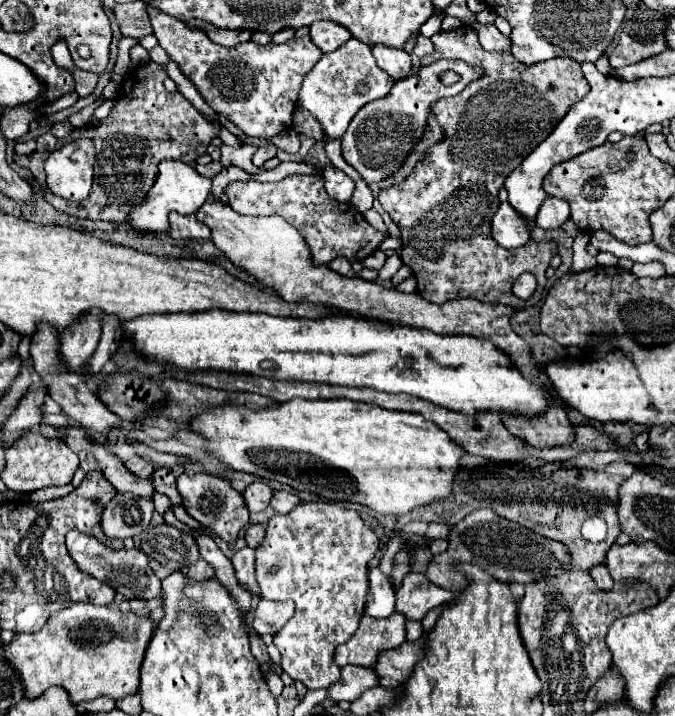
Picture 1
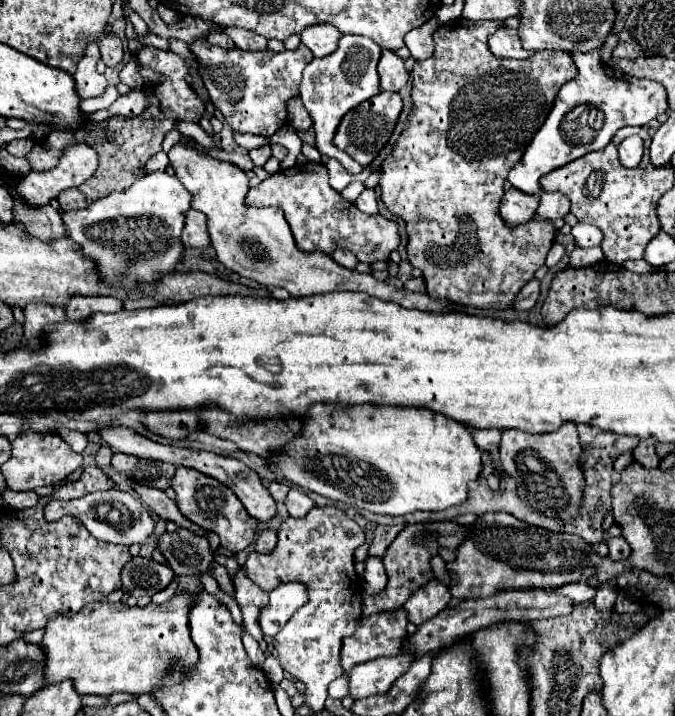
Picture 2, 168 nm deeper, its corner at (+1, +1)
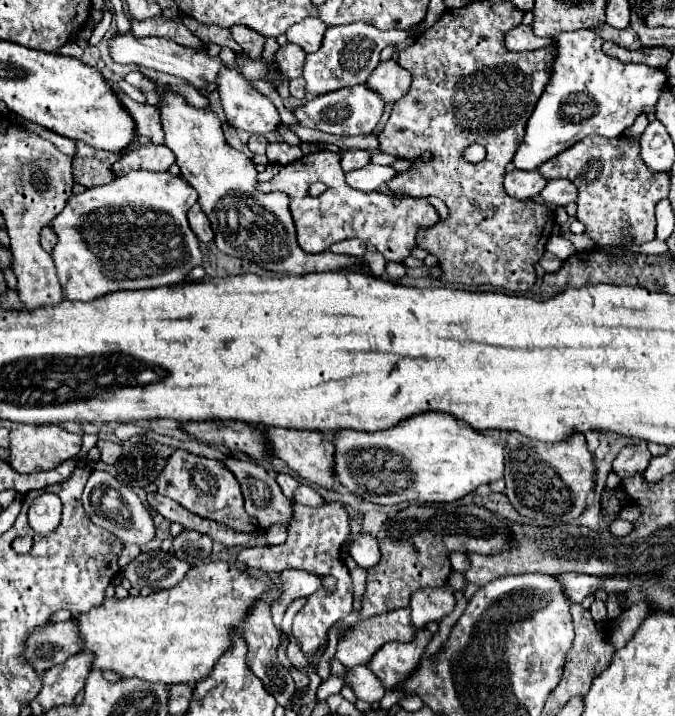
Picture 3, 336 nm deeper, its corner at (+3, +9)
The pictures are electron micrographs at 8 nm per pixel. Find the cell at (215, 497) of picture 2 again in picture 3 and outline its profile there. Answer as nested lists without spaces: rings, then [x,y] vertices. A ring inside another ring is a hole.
[[[176,450],[168,458],[168,466],[164,468],[164,472],[160,474],[160,478],[156,482],[158,482],[158,492],[162,496],[172,498],[180,506],[184,506],[186,510],[190,510],[202,518],[226,524],[226,526],[240,530],[240,532],[246,532],[246,534],[252,534],[258,528],[256,518],[248,516],[244,510],[238,480],[232,476],[232,472],[228,472],[216,460],[202,458],[202,456],[190,454],[186,450]]]

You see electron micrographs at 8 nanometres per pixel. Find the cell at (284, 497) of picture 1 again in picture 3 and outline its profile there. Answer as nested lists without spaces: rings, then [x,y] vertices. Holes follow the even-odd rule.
[[[300,484],[294,492],[294,502],[298,504],[304,504],[304,506],[322,506],[324,504],[324,498],[308,484]]]

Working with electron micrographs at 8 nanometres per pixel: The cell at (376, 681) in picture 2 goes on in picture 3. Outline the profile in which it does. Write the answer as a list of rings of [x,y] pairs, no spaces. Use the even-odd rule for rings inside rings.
[[[418,630],[412,642],[404,642],[404,644],[388,642],[388,646],[382,646],[382,650],[378,650],[372,656],[368,668],[376,674],[382,686],[390,690],[396,684],[404,682],[414,672],[430,638],[432,634],[428,630]]]

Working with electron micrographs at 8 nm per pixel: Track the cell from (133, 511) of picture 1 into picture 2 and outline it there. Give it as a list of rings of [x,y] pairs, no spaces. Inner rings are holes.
[[[118,488],[104,490],[104,492],[96,490],[96,492],[90,492],[84,498],[76,498],[76,500],[50,500],[44,506],[44,516],[48,522],[56,522],[66,514],[80,518],[94,538],[98,538],[102,542],[126,544],[126,546],[146,542],[156,526],[150,512],[142,506],[142,502],[138,502],[130,492],[122,492]]]

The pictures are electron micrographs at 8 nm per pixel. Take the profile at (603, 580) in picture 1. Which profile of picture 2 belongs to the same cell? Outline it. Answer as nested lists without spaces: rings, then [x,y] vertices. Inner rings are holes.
[[[610,582],[600,584],[598,594],[596,594],[596,598],[594,598],[594,606],[596,606],[598,610],[612,610],[616,596],[618,596],[618,588],[616,588],[614,584],[610,584]]]

